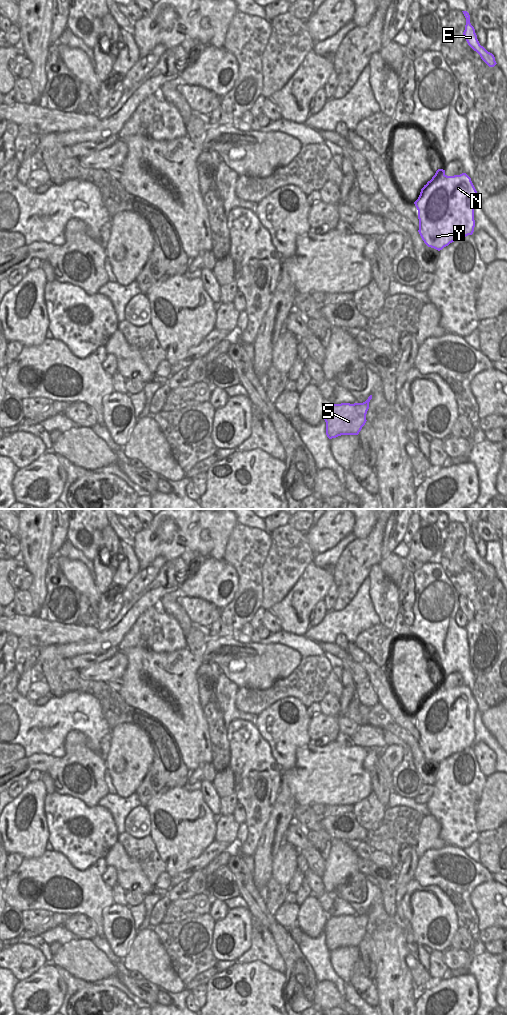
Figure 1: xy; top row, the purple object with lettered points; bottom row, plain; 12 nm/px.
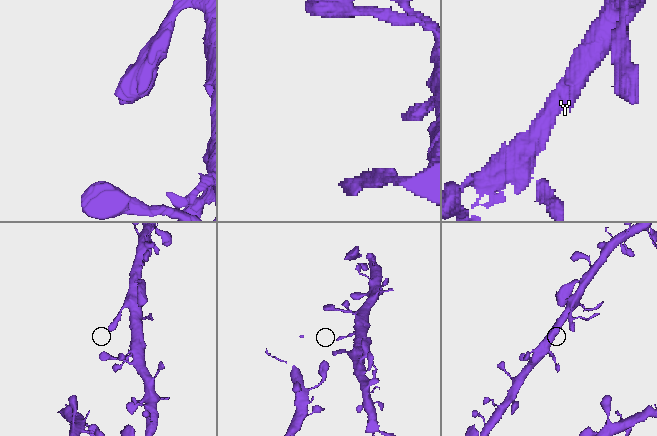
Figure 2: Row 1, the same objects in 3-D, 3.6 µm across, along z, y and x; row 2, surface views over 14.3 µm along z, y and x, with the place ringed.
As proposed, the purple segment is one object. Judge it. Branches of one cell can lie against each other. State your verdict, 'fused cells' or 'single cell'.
single cell

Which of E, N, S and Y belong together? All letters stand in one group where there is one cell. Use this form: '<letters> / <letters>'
E N S Y

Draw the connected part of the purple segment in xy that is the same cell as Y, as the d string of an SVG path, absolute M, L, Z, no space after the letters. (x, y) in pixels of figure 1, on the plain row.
M438 681L414 714L418 722L419 746L424 755L438 763L472 747L477 703L466 686L447 688Z

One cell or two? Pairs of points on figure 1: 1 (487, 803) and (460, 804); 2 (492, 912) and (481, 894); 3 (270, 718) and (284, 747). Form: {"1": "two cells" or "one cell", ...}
{"1": "two cells", "2": "one cell", "3": "one cell"}

